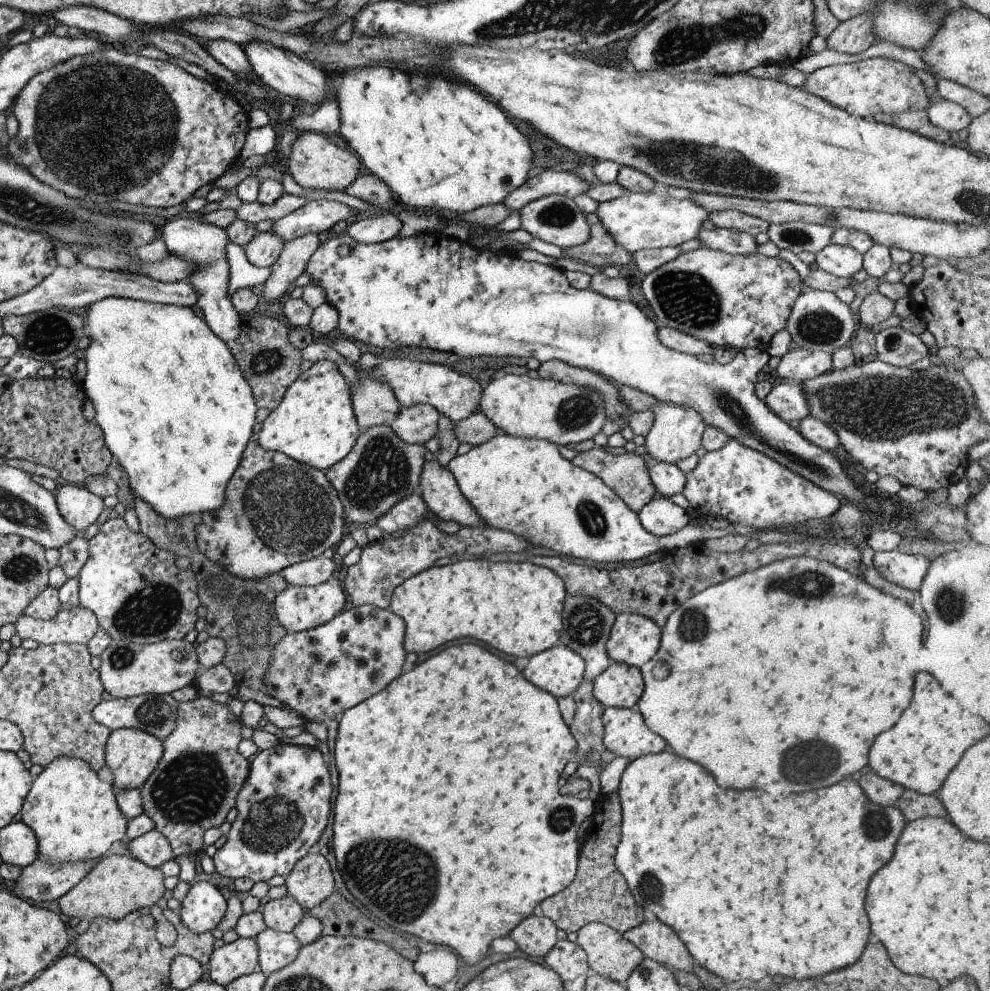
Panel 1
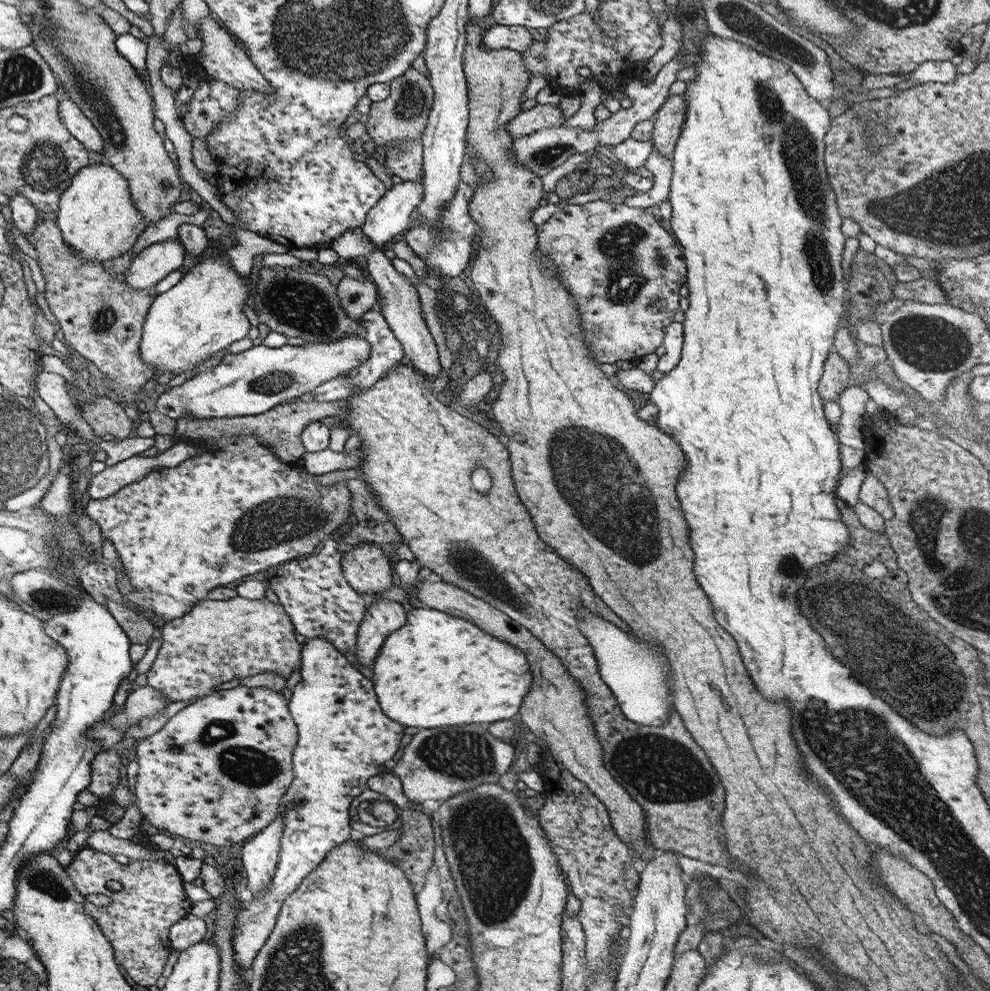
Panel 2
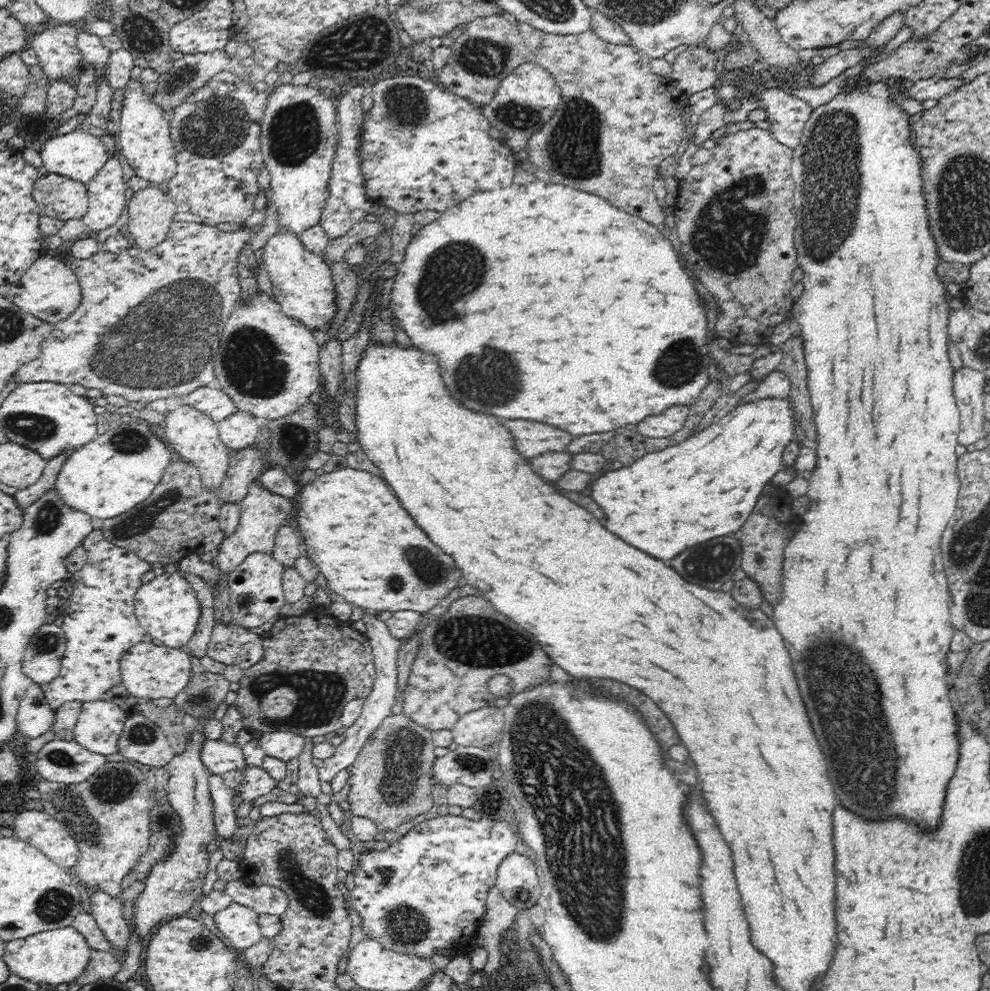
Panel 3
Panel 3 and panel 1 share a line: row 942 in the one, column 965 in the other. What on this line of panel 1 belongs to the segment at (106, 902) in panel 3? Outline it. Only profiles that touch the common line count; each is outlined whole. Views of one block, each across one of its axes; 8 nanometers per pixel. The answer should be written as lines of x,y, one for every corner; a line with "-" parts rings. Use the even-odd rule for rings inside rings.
942,98
930,104
926,116
930,124
949,133
958,133
971,122
971,116
965,112
965,108

